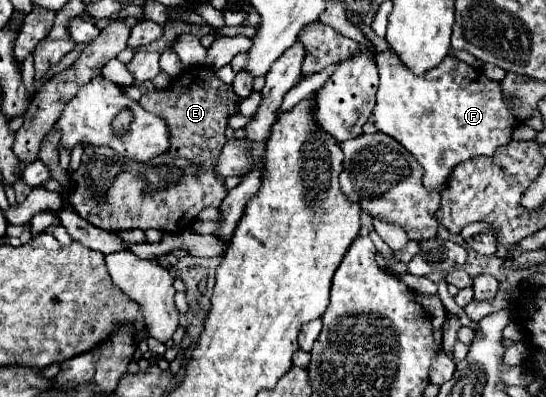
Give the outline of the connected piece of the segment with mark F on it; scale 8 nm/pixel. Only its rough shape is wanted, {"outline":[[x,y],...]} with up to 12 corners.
{"outline":[[377,54],[379,132],[441,192],[517,120],[499,82],[447,56],[425,76]]}

